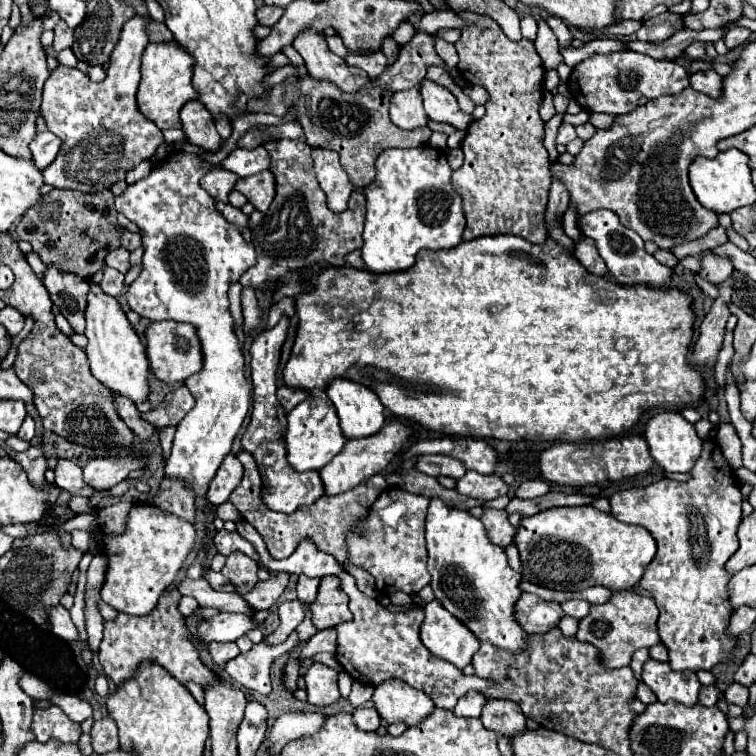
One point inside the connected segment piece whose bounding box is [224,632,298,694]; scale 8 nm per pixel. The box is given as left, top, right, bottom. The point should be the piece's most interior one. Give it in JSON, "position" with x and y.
{"position":[250,670]}

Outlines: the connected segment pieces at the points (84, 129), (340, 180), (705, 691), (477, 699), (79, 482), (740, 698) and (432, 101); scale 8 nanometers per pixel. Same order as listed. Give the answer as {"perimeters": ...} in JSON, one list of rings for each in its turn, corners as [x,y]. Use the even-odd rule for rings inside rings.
{"perimeters":[[[[134,16],[122,28],[102,82],[96,84],[78,68],[62,64],[50,72],[44,84],[40,112],[46,118],[48,130],[62,140],[62,146],[56,160],[42,170],[44,184],[80,192],[110,188],[114,182],[124,180],[128,170],[150,158],[164,142],[158,126],[152,120],[146,120],[136,106],[140,58],[146,46],[146,18]]],[[[312,148],[312,158],[314,158],[316,178],[320,182],[320,188],[326,192],[328,198],[328,208],[332,212],[346,210],[352,184],[346,172],[340,168],[338,152],[326,148]]],[[[702,686],[700,688],[700,696],[698,696],[698,702],[702,706],[714,706],[716,700],[720,696],[720,690],[716,686]]],[[[470,690],[466,696],[462,696],[454,708],[456,716],[470,716],[470,718],[478,718],[482,712],[486,698],[482,692],[478,690]]],[[[58,460],[56,464],[56,486],[68,490],[72,496],[80,494],[80,496],[92,496],[94,490],[82,480],[82,468],[70,460]]],[[[732,682],[732,684],[726,688],[724,696],[726,696],[726,702],[728,702],[728,704],[738,704],[738,706],[744,708],[744,706],[748,704],[750,690],[748,690],[748,686],[742,686],[742,684],[738,684],[738,682]]],[[[432,80],[420,82],[420,94],[422,94],[424,108],[426,108],[426,114],[430,116],[430,120],[448,122],[462,130],[466,130],[468,124],[474,120],[470,114],[460,112],[458,100],[448,88],[444,88]]]]}

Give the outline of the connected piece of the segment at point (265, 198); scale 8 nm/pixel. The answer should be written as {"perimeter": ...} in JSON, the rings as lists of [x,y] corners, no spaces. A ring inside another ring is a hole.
{"perimeter":[[[264,170],[260,174],[248,176],[248,178],[240,178],[234,186],[238,192],[242,192],[248,202],[254,204],[256,210],[266,212],[266,208],[270,206],[270,202],[274,200],[274,192],[276,192],[276,182],[270,170]]]}

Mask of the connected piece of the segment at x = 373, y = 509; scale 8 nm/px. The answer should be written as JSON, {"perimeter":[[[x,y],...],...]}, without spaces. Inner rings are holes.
{"perimeter":[[[402,488],[384,490],[378,500],[370,506],[368,514],[346,534],[346,562],[338,564],[344,572],[352,566],[366,570],[374,576],[380,594],[390,596],[404,590],[416,596],[426,584],[430,584],[430,574],[426,570],[426,540],[424,540],[424,518],[428,510],[428,498],[414,496]]]}

